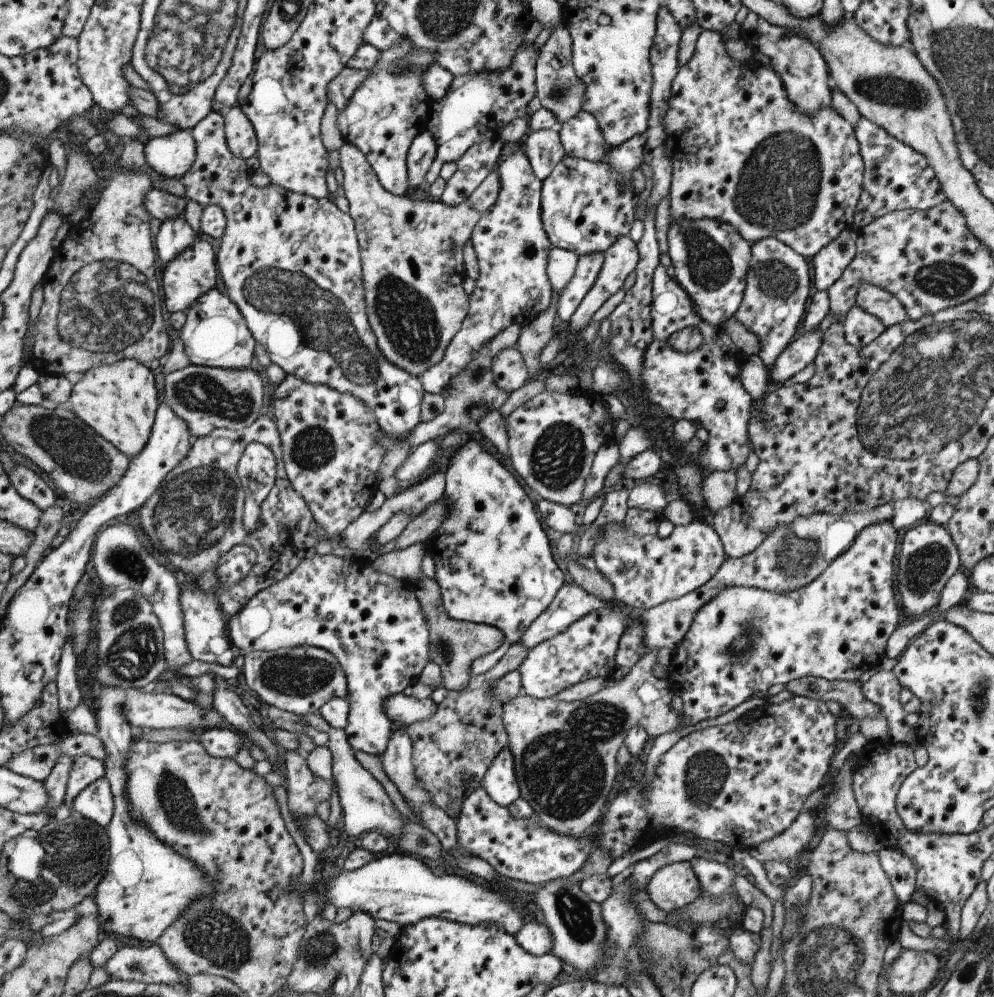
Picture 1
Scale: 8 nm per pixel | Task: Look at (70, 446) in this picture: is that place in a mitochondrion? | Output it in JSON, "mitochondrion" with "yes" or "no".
{"mitochondrion":"yes"}

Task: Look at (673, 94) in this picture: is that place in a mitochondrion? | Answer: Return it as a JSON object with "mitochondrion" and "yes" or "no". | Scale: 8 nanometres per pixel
{"mitochondrion":"no"}

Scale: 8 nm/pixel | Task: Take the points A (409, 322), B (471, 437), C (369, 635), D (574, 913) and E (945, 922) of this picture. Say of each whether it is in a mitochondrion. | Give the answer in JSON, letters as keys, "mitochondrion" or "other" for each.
{"A":"mitochondrion","B":"other","C":"other","D":"mitochondrion","E":"other"}

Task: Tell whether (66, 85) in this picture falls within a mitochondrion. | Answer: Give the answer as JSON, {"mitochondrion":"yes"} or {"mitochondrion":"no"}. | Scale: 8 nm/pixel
{"mitochondrion":"no"}

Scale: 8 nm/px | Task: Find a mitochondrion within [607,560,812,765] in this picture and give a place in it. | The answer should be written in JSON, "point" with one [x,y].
{"point":[733,642]}

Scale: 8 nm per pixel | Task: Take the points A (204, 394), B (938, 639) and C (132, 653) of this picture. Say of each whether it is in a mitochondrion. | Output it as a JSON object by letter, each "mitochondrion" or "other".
{"A":"mitochondrion","B":"other","C":"mitochondrion"}

